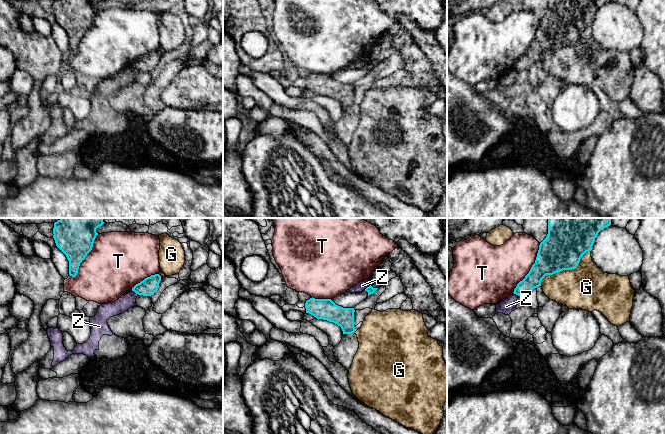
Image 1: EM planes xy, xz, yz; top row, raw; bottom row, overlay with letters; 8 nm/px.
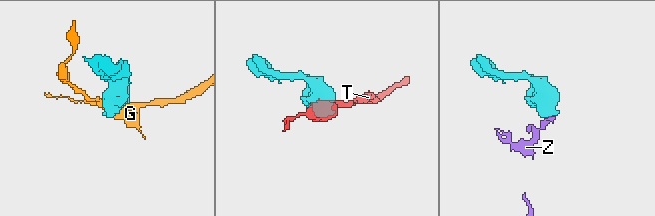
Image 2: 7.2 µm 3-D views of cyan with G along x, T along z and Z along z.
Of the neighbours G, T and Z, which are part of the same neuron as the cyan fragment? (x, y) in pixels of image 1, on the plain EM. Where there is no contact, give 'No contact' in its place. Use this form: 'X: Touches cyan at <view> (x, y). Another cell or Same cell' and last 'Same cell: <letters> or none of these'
G: Touches cyan at yz (565, 45). Another cell
T: Touches cyan at yz (531, 44). Another cell
Z: Touches cyan at xy (135, 68). Another cell
Same cell: none of these

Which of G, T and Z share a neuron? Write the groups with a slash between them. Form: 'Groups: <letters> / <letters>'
Groups: G / T / Z

